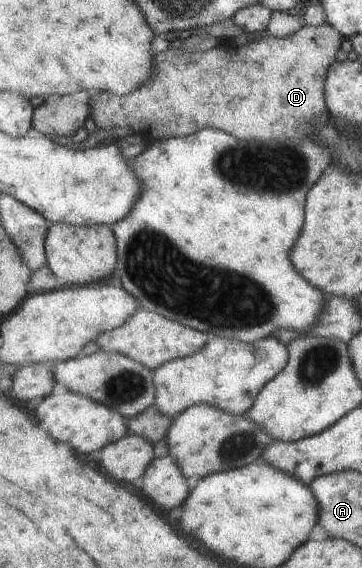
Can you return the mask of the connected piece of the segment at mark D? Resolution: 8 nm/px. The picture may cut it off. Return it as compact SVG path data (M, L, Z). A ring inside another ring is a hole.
M326 23L321 26L306 26L303 25L302 29L298 33L294 33L292 37L278 38L268 33L264 34L262 41L256 41L248 43L243 46L237 46L236 49L226 49L226 47L218 47L208 51L196 51L196 53L184 53L180 47L175 50L166 50L160 52L154 57L154 65L156 65L156 71L152 73L152 77L140 85L136 91L128 93L128 95L114 95L112 92L100 92L95 96L91 96L90 107L91 117L96 126L100 129L107 127L126 127L126 129L132 129L135 133L142 134L146 141L168 139L170 137L186 137L204 128L214 128L230 133L230 135L236 136L241 140L257 140L257 141L272 141L277 143L289 143L295 142L301 138L312 138L312 131L316 127L328 127L330 123L330 111L327 104L326 87L327 87L327 74L328 69L331 69L336 63L336 55L338 55L338 48L342 47L345 37L342 37L332 25Z

